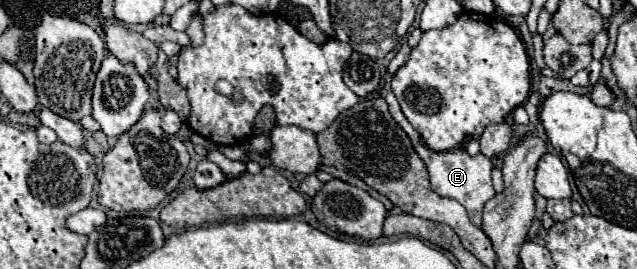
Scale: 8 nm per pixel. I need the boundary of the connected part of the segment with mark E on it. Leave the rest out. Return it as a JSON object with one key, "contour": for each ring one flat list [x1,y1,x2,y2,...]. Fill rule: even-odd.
{"contour":[[392,92,386,94,386,102,388,102,390,114,394,116,394,120,402,126,402,130,404,130,404,132,408,134,408,138,412,140,414,150,416,150,416,146,418,146,418,156,424,160,424,164,426,164,426,168,428,168,430,184,432,184,434,192,440,194,440,196,458,200,458,202,468,210,470,222,476,224,476,226,480,226,480,222,482,222,482,208,484,208,484,204,496,194,494,188,492,188,492,180,490,180,490,172,492,172,492,162,490,162,490,158,486,158,486,156,482,156,482,154,468,156,468,152,466,152,464,148,456,148,456,150,450,150,450,152,434,152,434,150,426,148,422,142,418,142,416,130,410,126,410,122,408,122,406,116,402,114,400,104,398,104,398,100,396,100,396,96,394,96]]}

